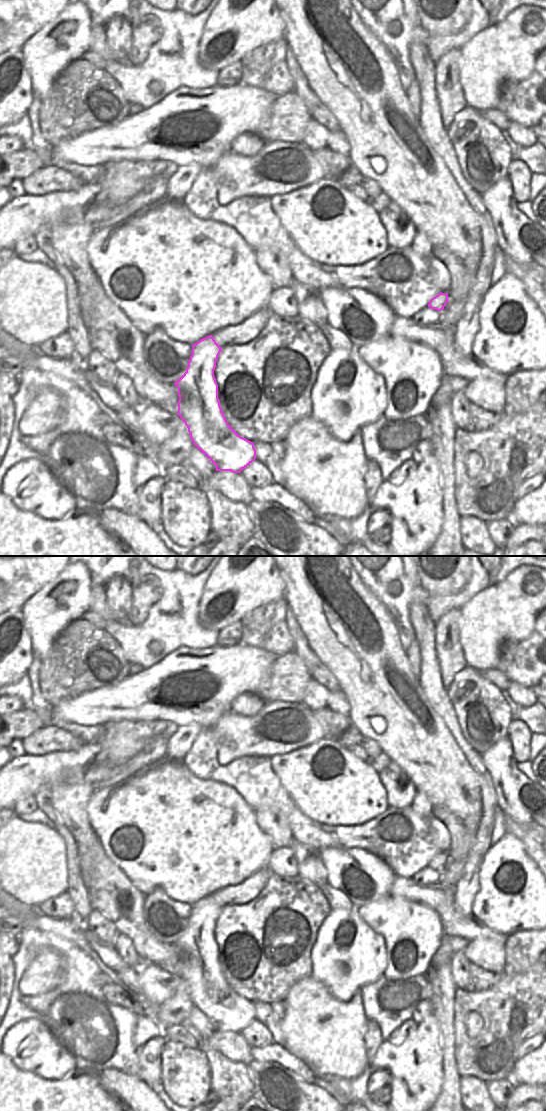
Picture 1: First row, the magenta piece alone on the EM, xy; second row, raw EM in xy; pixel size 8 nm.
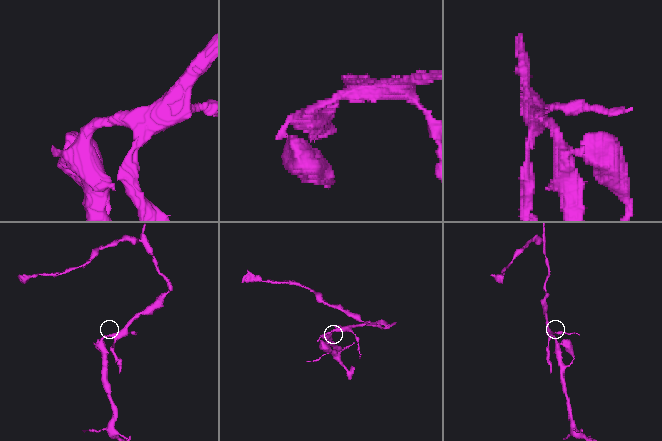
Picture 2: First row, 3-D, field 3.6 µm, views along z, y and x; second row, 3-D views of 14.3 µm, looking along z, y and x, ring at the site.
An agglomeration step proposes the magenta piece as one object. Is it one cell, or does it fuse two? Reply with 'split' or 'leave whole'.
split

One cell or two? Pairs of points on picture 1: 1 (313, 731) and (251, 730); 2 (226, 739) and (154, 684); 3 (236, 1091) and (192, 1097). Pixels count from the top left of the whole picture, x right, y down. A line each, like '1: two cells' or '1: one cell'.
1: one cell
2: two cells
3: two cells

